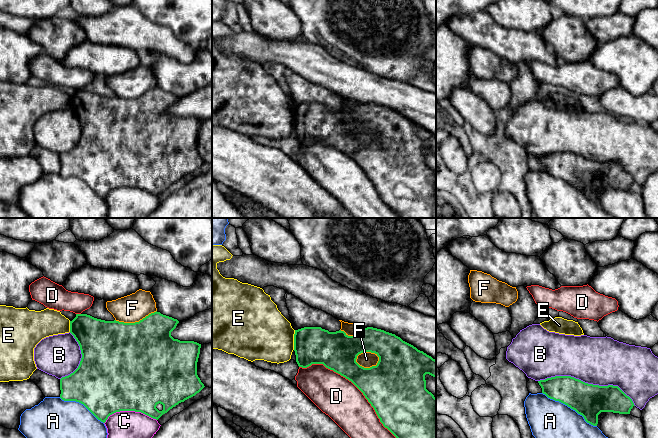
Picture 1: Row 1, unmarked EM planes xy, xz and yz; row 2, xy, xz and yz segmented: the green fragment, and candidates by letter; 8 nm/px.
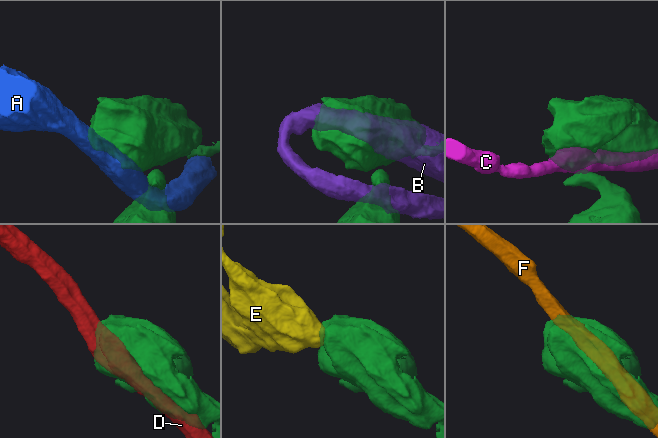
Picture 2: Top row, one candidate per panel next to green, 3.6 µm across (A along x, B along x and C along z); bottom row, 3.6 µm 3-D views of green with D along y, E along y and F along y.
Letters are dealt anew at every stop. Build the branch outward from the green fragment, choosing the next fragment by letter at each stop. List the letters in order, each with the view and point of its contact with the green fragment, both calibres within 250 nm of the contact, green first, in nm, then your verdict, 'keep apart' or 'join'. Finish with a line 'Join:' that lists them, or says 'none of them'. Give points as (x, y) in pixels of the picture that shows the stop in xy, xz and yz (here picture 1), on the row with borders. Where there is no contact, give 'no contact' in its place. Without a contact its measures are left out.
A: meets green in yz at (570, 407); 260 nm thick on the green side, 320 nm on the other; keep apart
B: meets green in yz at (587, 383); 260 nm thick on the green side, 400 nm on the other; keep apart
C: meets green in xy at (129, 410); 500 nm thick on the green side, 220 nm on the other; keep apart
D: meets green in xz at (353, 383); 360 nm thick on the green side, 320 nm on the other; keep apart
E: meets green in xz at (294, 340); 300 nm thick on the green side, 420 nm on the other; keep apart
F: meets green in xz at (365, 351); 300 nm thick on the green side, 130 nm on the other; keep apart
Join: none of them

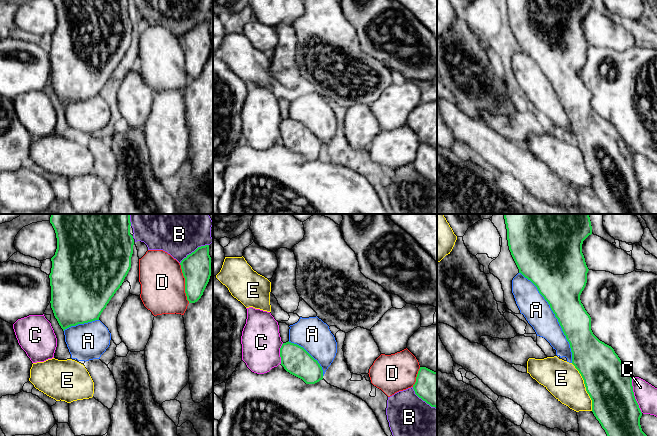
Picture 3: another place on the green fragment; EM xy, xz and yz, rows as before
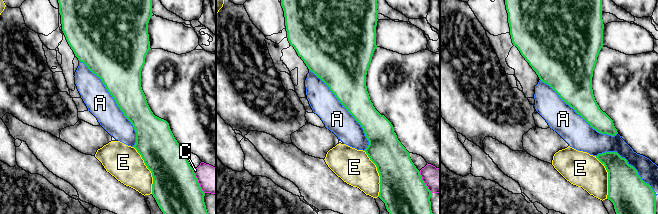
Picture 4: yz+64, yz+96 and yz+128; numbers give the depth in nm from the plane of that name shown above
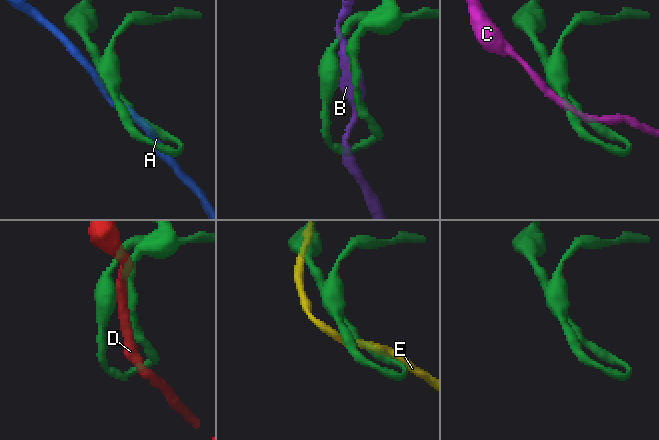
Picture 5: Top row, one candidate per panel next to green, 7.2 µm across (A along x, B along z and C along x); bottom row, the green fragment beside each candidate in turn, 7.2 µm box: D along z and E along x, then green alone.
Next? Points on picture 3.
A: meets green in yz at (555, 316); 340 nm thick on the green side, 220 nm on the other; keep apart
B: meets green in xy at (194, 251); 240 nm thick on the green side, 480 nm on the other; keep apart
C: meets green in yz at (633, 394); 360 nm thick on the green side, 180 nm on the other; keep apart
D: meets green in xy at (185, 283); 240 nm thick on the green side, 360 nm on the other; keep apart
E: meets green in yz at (585, 386); 360 nm thick on the green side, 280 nm on the other; join
Join: E

